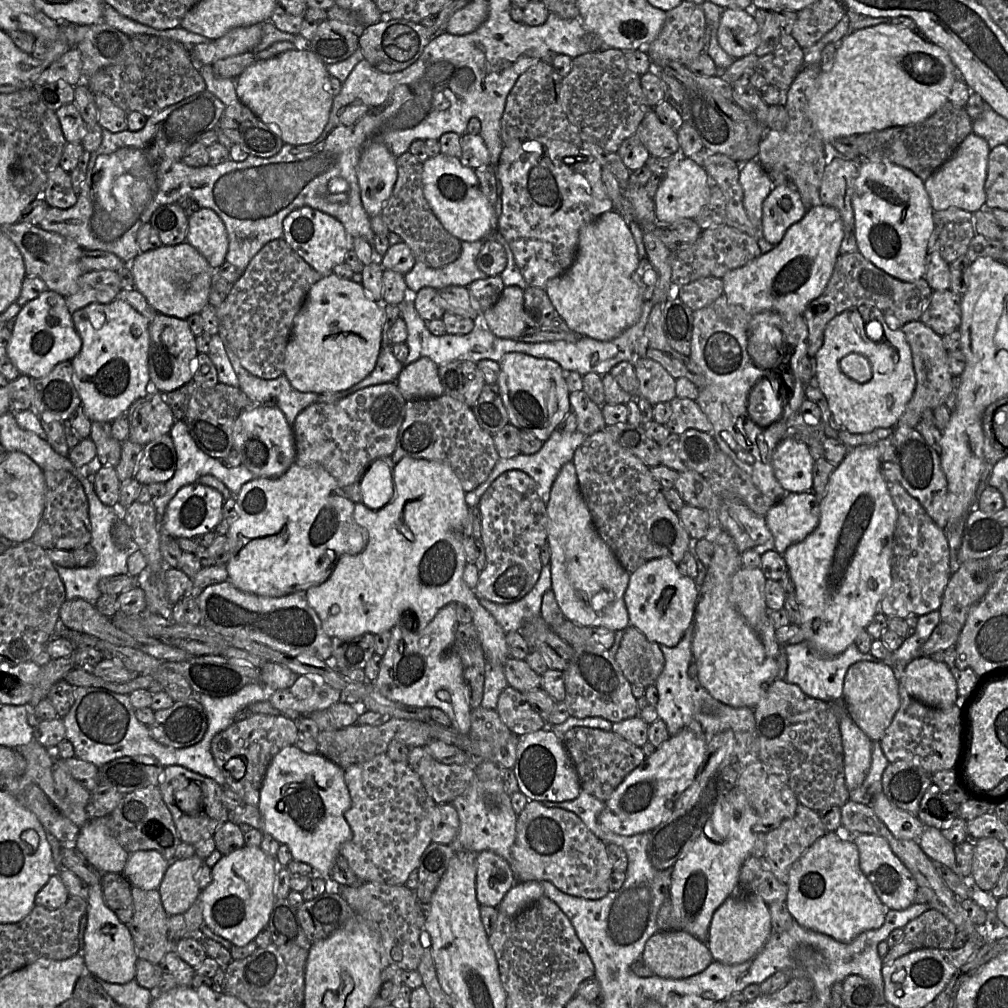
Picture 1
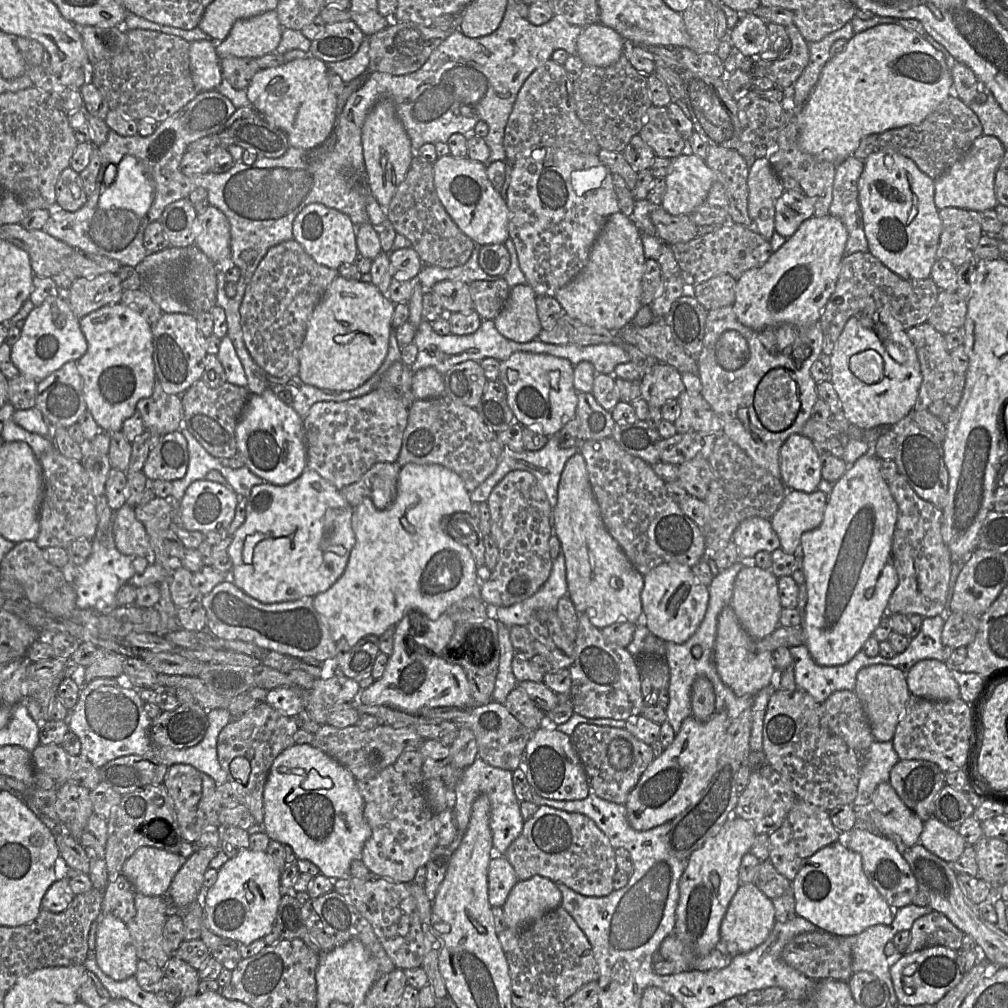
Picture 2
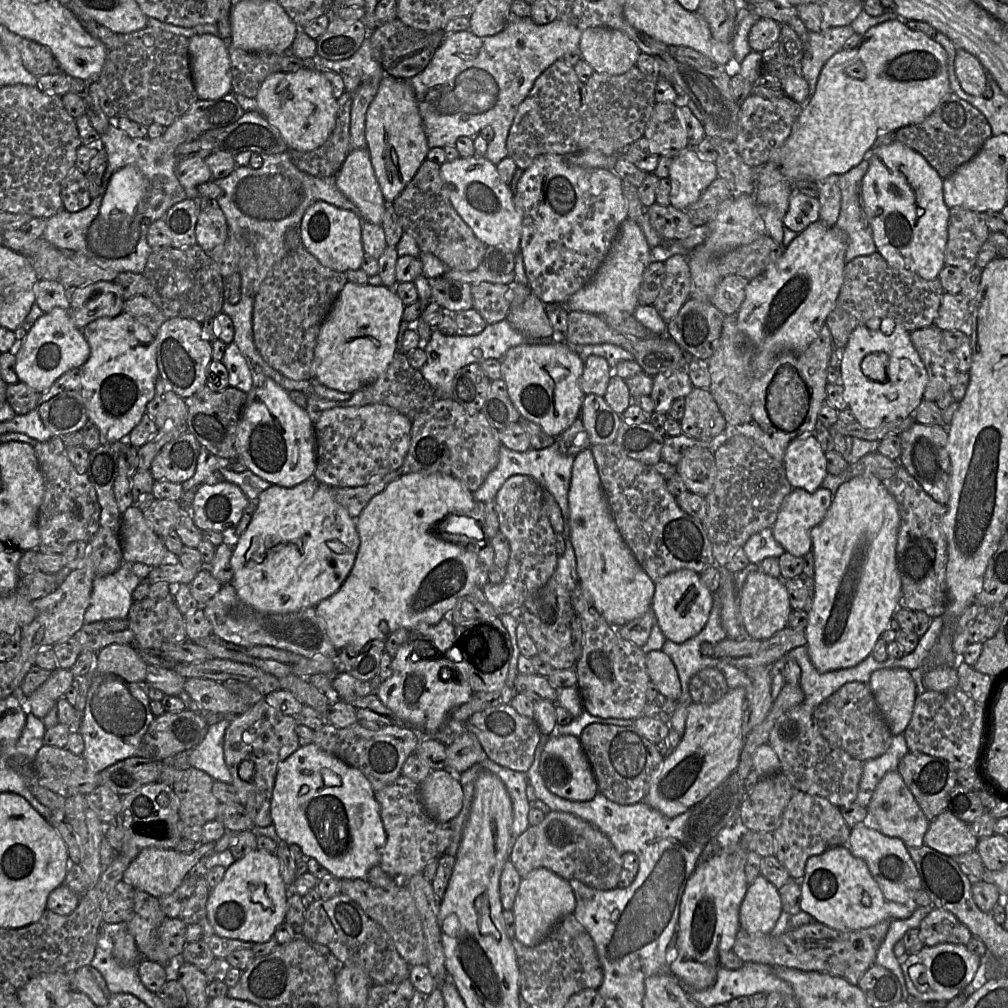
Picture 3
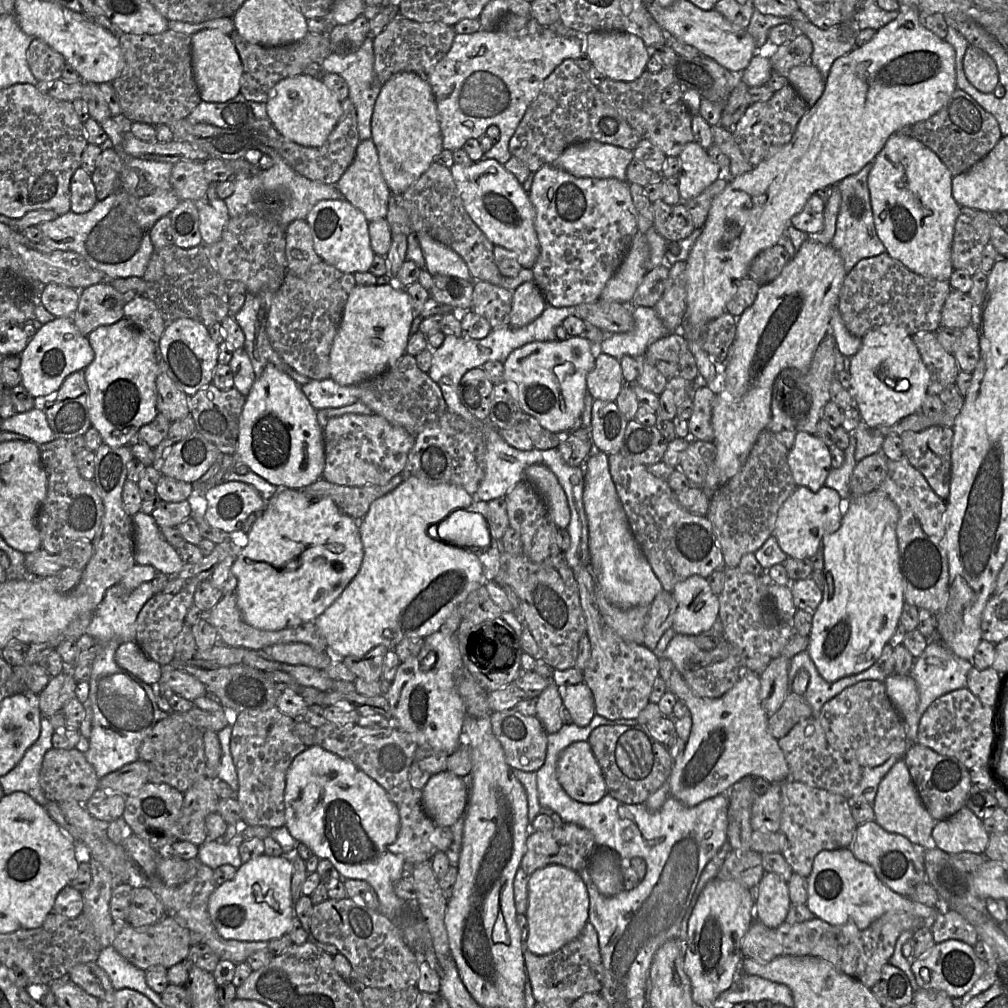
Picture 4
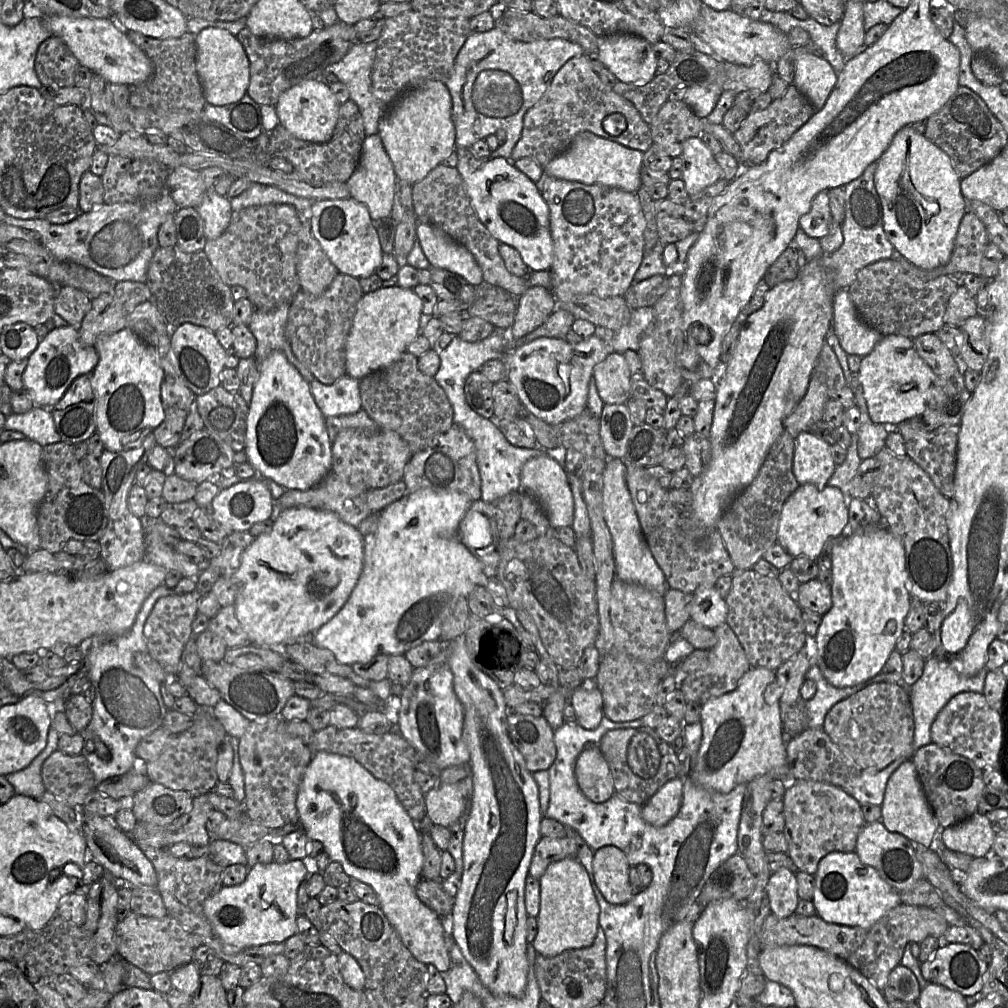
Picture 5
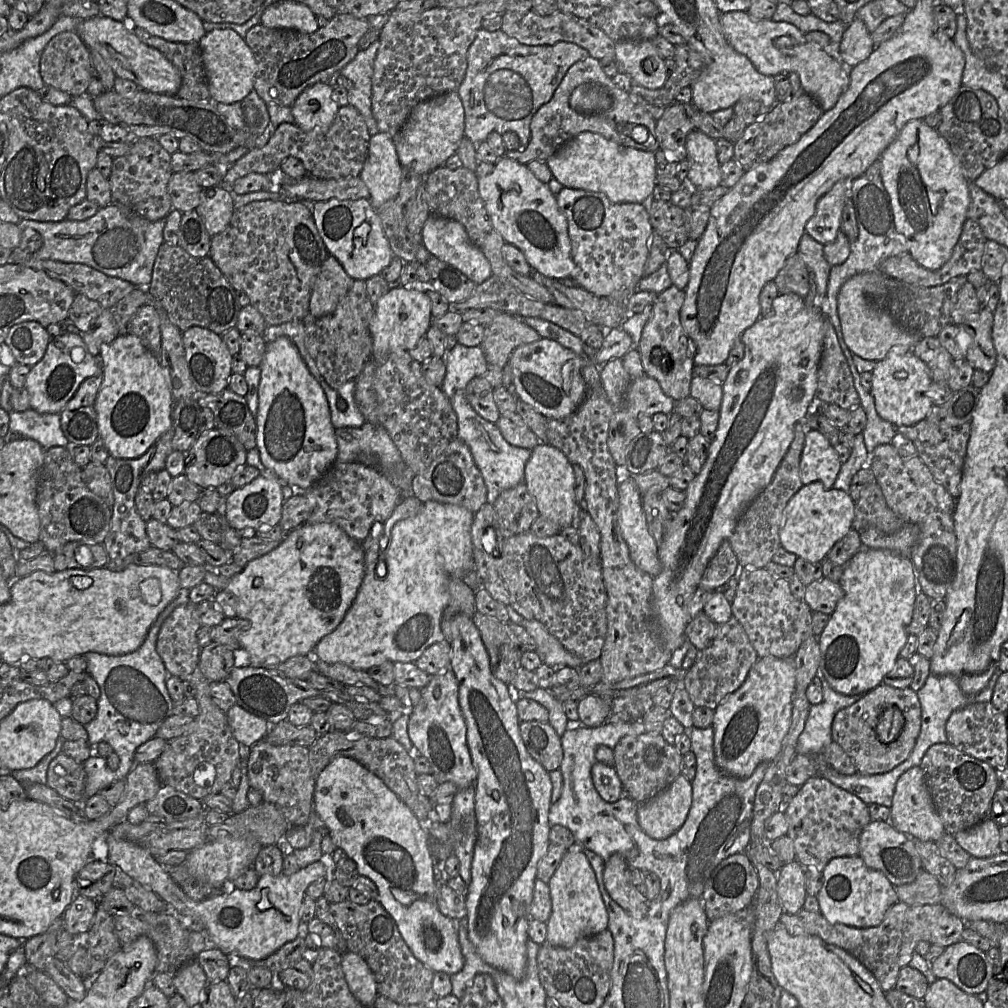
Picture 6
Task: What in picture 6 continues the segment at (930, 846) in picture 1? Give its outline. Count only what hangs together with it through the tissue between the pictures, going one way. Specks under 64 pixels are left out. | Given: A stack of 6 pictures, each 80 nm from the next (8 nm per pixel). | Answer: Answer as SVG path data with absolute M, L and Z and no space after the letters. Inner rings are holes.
M989 817L971 828L955 833L953 837L973 858L988 858L1001 853L999 827Z

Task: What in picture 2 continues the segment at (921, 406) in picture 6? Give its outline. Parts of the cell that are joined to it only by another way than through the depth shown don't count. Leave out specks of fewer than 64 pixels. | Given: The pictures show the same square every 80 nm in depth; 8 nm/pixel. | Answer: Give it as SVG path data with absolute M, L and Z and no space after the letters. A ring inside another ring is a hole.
M858 313L846 322L832 353L829 355L830 382L841 404L841 413L858 430L891 428L911 419L922 382L915 347L901 323L892 316ZM874 350L883 358L883 377L873 384L860 381L849 369L849 359L856 353Z

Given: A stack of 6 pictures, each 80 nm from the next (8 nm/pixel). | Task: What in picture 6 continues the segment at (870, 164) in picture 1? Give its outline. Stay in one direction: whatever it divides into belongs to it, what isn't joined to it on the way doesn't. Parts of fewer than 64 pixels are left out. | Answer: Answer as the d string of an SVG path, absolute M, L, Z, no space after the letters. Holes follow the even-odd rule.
M923 120L908 122L884 150L880 157L881 179L891 199L895 229L905 237L908 254L924 268L937 270L951 257L967 219L970 181L947 141Z

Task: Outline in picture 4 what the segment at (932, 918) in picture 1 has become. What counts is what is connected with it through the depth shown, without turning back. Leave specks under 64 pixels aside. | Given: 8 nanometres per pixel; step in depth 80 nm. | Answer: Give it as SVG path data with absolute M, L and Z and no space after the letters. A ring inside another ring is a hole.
M940 901L938 910L940 913L931 921L930 926L936 944L946 940L958 940L973 947L978 942L979 937L974 927L958 912L944 907Z

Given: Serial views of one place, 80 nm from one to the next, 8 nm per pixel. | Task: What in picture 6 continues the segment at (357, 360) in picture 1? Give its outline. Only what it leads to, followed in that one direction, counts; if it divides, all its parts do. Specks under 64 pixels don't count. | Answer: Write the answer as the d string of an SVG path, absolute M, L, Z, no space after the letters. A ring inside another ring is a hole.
M405 287L390 289L374 304L374 316L369 326L373 340L372 359L383 360L394 352L409 351L432 324L431 300L426 292Z

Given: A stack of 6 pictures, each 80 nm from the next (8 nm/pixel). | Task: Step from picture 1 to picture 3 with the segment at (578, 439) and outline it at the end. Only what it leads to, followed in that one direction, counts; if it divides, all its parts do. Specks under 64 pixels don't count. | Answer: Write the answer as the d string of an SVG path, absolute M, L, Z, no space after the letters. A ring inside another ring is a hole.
M557 440L547 448L540 450L529 449L524 452L517 452L501 445L496 467L489 473L483 484L472 492L473 498L481 502L495 499L498 491L509 477L517 474L529 475L540 484L543 490L553 495L561 508L566 522L569 519L568 494L574 458L573 456L565 456L560 453Z

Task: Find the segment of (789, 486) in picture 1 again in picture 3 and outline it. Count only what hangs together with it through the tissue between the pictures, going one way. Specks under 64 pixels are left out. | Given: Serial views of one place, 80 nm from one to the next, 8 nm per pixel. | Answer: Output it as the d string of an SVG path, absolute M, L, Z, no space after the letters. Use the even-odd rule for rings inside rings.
M799 435L788 445L783 466L793 488L814 493L827 476L825 452L814 435Z

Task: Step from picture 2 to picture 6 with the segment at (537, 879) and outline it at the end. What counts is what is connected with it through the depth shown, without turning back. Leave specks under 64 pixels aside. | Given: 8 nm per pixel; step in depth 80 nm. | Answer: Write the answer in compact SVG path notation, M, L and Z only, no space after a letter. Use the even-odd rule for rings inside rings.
M576 844L575 848L571 848L564 855L560 865L549 880L548 886L550 889L552 911L549 920L546 922L546 943L552 946L569 948L572 947L578 940L594 936L607 929L609 917L599 890L596 874L585 853L581 849L576 848Z

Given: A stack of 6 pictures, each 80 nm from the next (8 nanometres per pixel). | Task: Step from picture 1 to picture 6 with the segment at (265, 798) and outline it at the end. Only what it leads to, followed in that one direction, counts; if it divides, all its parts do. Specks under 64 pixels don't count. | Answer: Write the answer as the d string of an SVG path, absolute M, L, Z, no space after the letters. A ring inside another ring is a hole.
M340 756L333 759L317 776L313 794L313 810L325 823L328 828L328 833L336 847L341 849L348 858L356 863L358 872L361 876L368 877L376 884L378 889L377 901L381 903L387 912L394 918L403 939L415 957L434 972L445 972L448 975L458 973L464 966L464 957L458 939L457 926L453 919L442 914L438 908L436 899L437 881L435 878L433 859L427 842L427 830L425 825L418 820L411 809L399 799L399 797L382 781L382 779L372 773L360 762L350 757Z

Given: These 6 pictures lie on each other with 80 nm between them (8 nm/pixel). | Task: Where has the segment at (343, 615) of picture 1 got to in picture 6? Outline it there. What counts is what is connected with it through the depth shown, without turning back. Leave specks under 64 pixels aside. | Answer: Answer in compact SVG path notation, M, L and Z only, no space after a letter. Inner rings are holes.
M436 501L424 502L421 509L414 515L404 520L397 522L391 530L389 544L384 552L384 559L387 565L387 572L384 577L379 577L377 574L377 567L379 562L382 561L381 555L381 545L380 540L374 539L372 545L366 550L364 557L364 577L353 604L348 610L342 622L339 626L333 630L331 633L322 637L316 644L313 653L313 657L318 658L322 661L328 663L341 663L345 664L351 668L366 671L369 668L379 665L383 662L413 662L422 655L422 653L430 645L442 642L445 640L441 621L445 608L447 607L450 600L449 592L449 582L452 577L463 578L468 573L476 571L474 554L473 554L473 544L471 539L472 521L474 518L474 513L469 511L467 508L454 505L454 504L444 504Z

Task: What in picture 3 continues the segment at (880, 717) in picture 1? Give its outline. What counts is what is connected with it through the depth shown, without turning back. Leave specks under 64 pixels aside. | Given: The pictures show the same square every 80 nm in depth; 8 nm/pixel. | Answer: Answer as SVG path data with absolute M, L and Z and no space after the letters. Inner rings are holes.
M904 668L878 669L871 674L867 685L892 735L903 734L911 720L917 696L910 671Z

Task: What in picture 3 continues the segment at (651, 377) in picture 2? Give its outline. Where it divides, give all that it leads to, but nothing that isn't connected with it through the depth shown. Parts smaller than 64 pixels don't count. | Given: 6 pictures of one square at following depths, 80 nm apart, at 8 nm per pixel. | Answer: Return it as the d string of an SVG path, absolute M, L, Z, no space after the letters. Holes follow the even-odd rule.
M685 370L661 373L653 376L650 397L655 411L667 415L674 400L685 398L693 389L689 375Z

